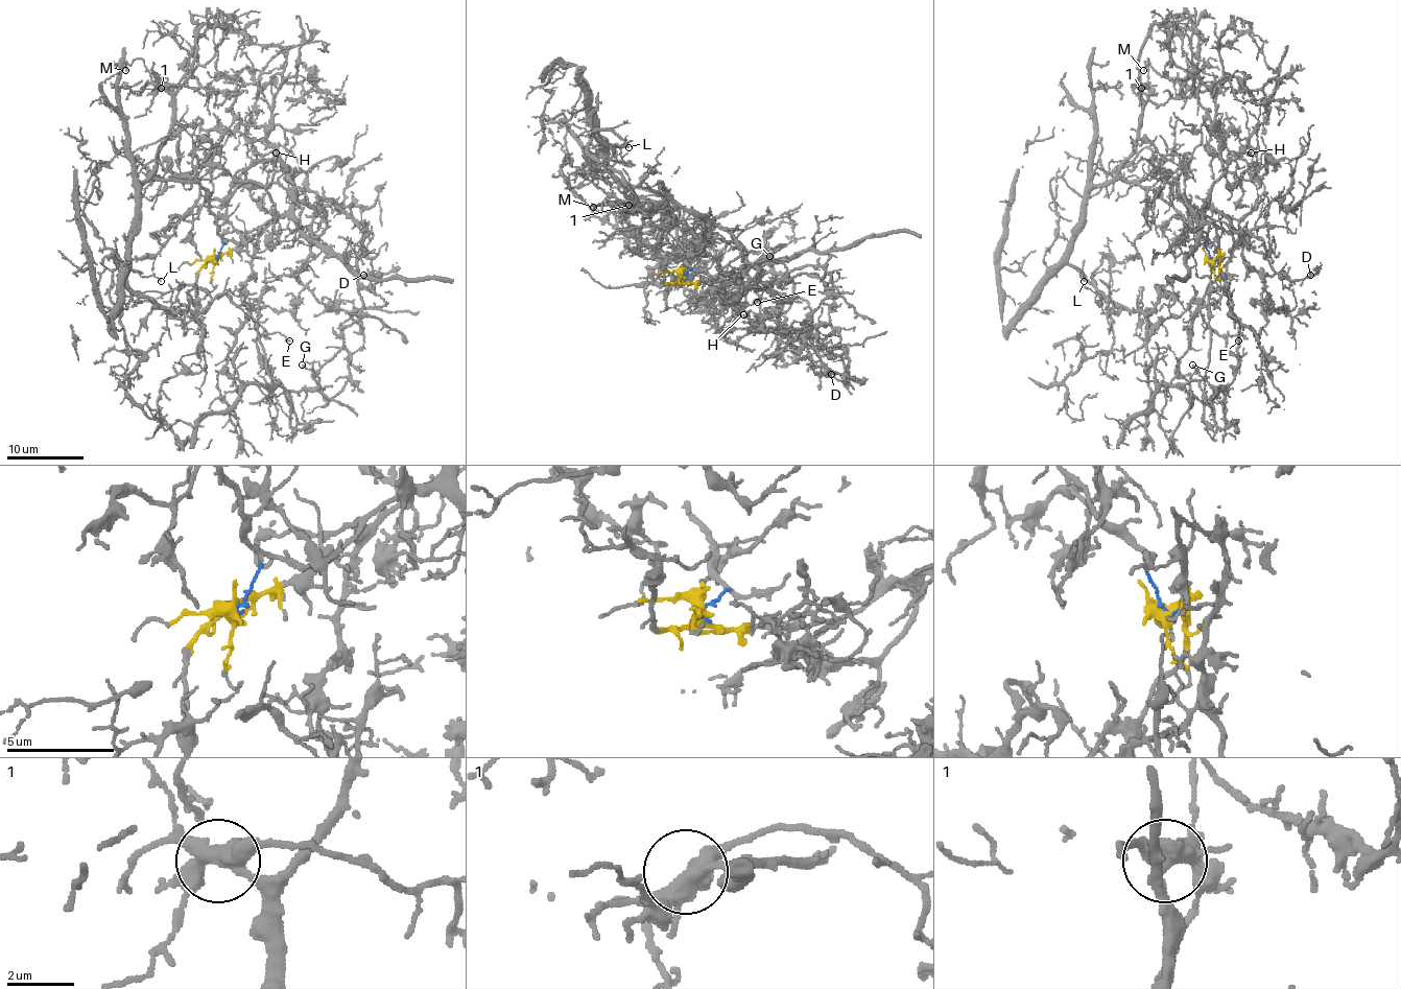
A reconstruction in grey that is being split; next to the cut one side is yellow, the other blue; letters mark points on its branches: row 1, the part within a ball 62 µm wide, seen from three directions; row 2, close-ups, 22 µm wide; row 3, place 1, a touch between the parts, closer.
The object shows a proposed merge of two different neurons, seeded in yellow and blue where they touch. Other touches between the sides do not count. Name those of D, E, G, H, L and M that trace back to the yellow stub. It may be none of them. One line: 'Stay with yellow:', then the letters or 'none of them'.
Stay with yellow: D, E, G, H

